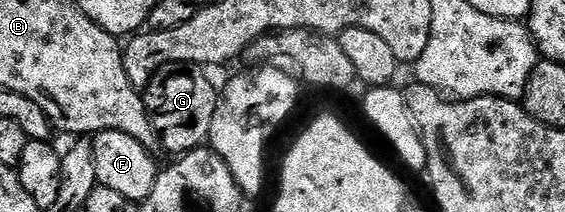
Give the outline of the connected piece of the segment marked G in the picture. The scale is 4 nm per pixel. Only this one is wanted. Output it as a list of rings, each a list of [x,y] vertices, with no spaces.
[[[173,61],[158,69],[142,90],[143,106],[147,108],[153,131],[159,137],[160,146],[175,153],[171,155],[182,155],[200,148],[210,138],[219,93],[203,73],[206,72],[200,66]]]

